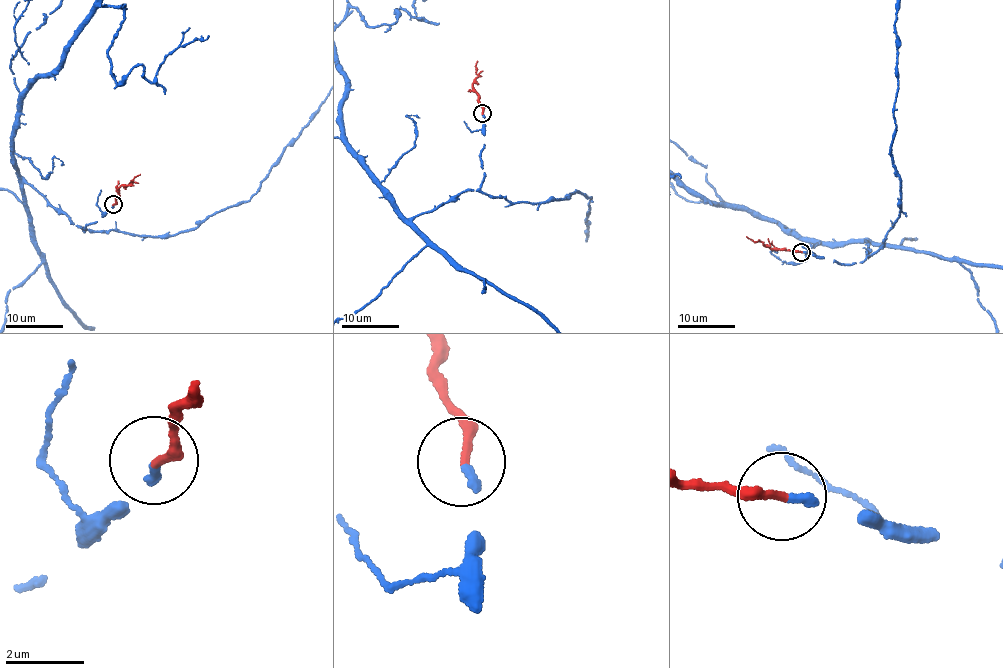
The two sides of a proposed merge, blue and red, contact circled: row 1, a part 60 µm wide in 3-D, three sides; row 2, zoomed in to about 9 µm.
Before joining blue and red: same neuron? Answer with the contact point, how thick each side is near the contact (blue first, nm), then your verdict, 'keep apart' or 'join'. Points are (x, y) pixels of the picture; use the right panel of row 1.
place (801, 252); calibres 200 and 220 nm; join

